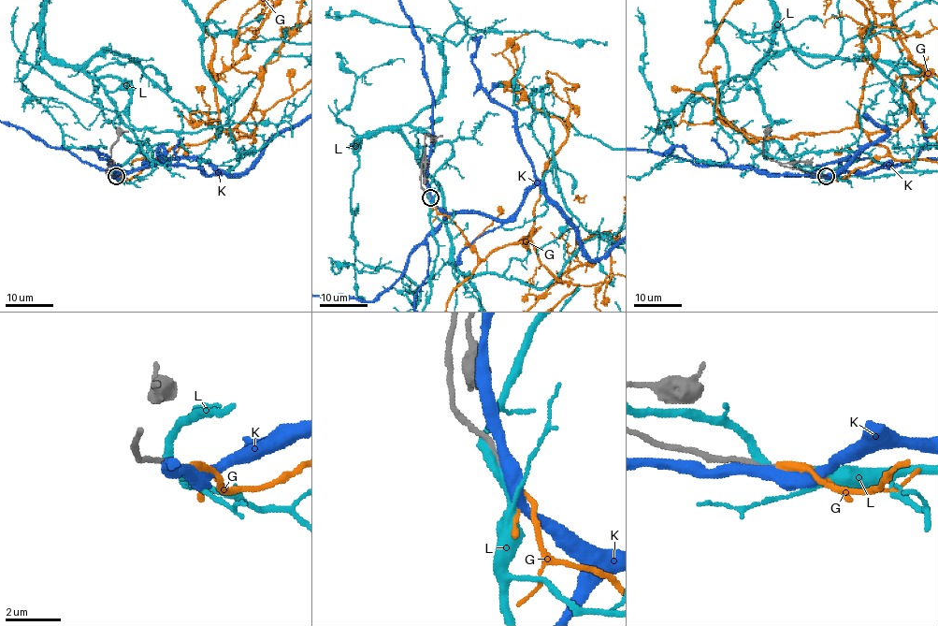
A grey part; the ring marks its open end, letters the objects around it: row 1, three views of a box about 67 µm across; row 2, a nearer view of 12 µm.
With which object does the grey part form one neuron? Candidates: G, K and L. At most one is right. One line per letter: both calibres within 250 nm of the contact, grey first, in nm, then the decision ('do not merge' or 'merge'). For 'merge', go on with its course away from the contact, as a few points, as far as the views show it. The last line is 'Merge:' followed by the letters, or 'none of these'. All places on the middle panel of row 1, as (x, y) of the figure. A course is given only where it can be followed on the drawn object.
G: 220/280 nm | merge
K: 260/440 nm | do not merge
L: 280/320 nm | do not merge
Merge: G

